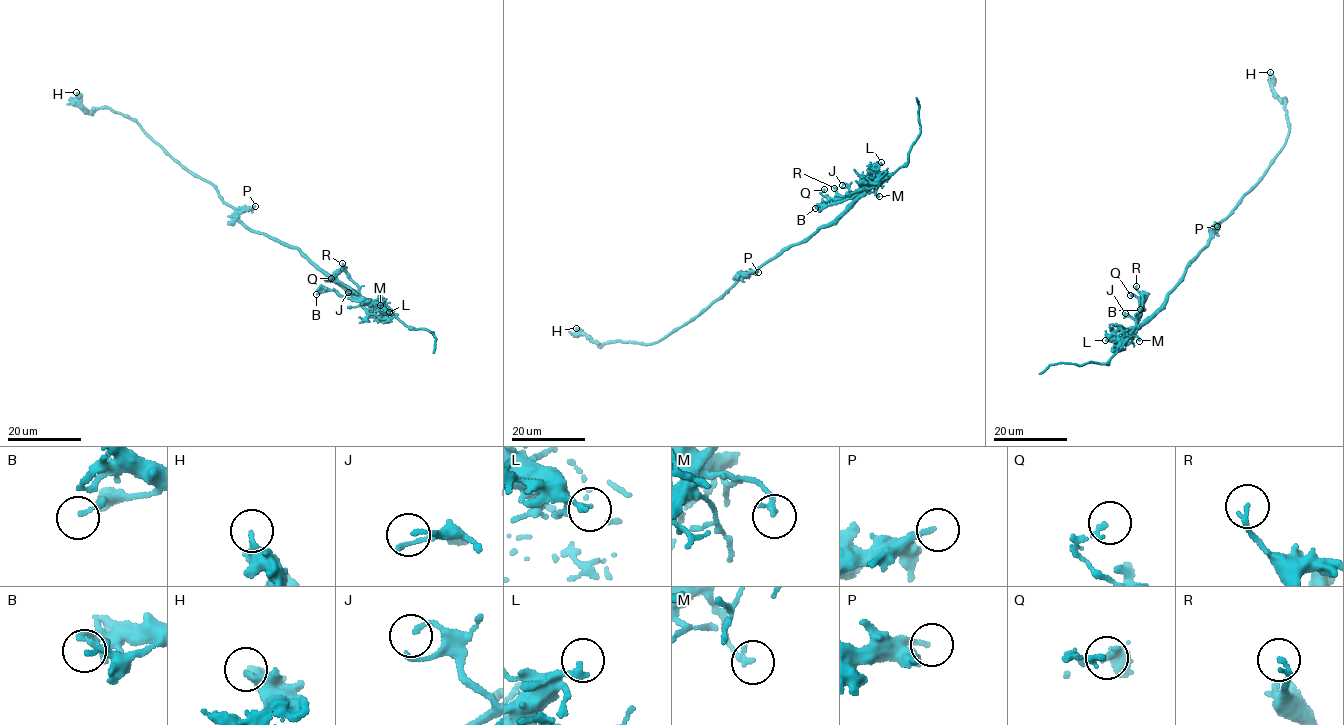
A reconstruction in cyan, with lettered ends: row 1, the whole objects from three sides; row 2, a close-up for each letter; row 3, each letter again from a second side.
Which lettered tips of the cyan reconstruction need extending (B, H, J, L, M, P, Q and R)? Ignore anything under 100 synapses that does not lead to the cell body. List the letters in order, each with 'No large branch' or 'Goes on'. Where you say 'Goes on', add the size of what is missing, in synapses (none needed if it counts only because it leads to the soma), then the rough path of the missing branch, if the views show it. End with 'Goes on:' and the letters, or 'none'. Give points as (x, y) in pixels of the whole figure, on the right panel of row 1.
B: No large branch
H: No large branch
J: No large branch
L: No large branch
M: No large branch
P: No large branch
Q: No large branch
R: No large branch
Goes on: none

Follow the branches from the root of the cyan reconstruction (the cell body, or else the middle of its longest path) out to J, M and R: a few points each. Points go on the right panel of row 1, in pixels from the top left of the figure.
J: (1200, 251), (1151, 316), (1138, 325), (1125, 313)
M: (1200, 251), (1160, 307), (1133, 334), (1139, 341)
R: (1200, 251), (1160, 307), (1138, 325), (1136, 315), (1142, 303), (1136, 286)

